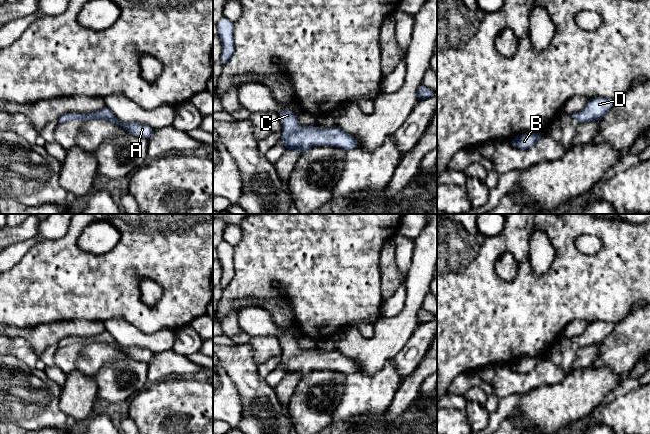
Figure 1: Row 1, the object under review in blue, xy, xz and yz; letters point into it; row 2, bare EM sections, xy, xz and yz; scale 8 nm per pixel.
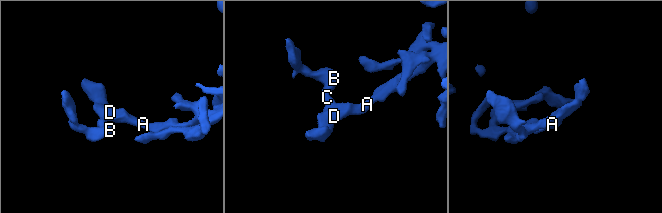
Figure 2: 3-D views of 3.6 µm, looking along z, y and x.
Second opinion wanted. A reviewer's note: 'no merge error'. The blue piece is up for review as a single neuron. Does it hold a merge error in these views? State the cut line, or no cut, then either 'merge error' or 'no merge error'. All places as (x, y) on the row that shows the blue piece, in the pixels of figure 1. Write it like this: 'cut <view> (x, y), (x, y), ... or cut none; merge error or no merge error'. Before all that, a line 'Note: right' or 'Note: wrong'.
Note: right
cut none; no merge error

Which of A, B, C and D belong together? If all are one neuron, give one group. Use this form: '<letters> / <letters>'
A B C D

